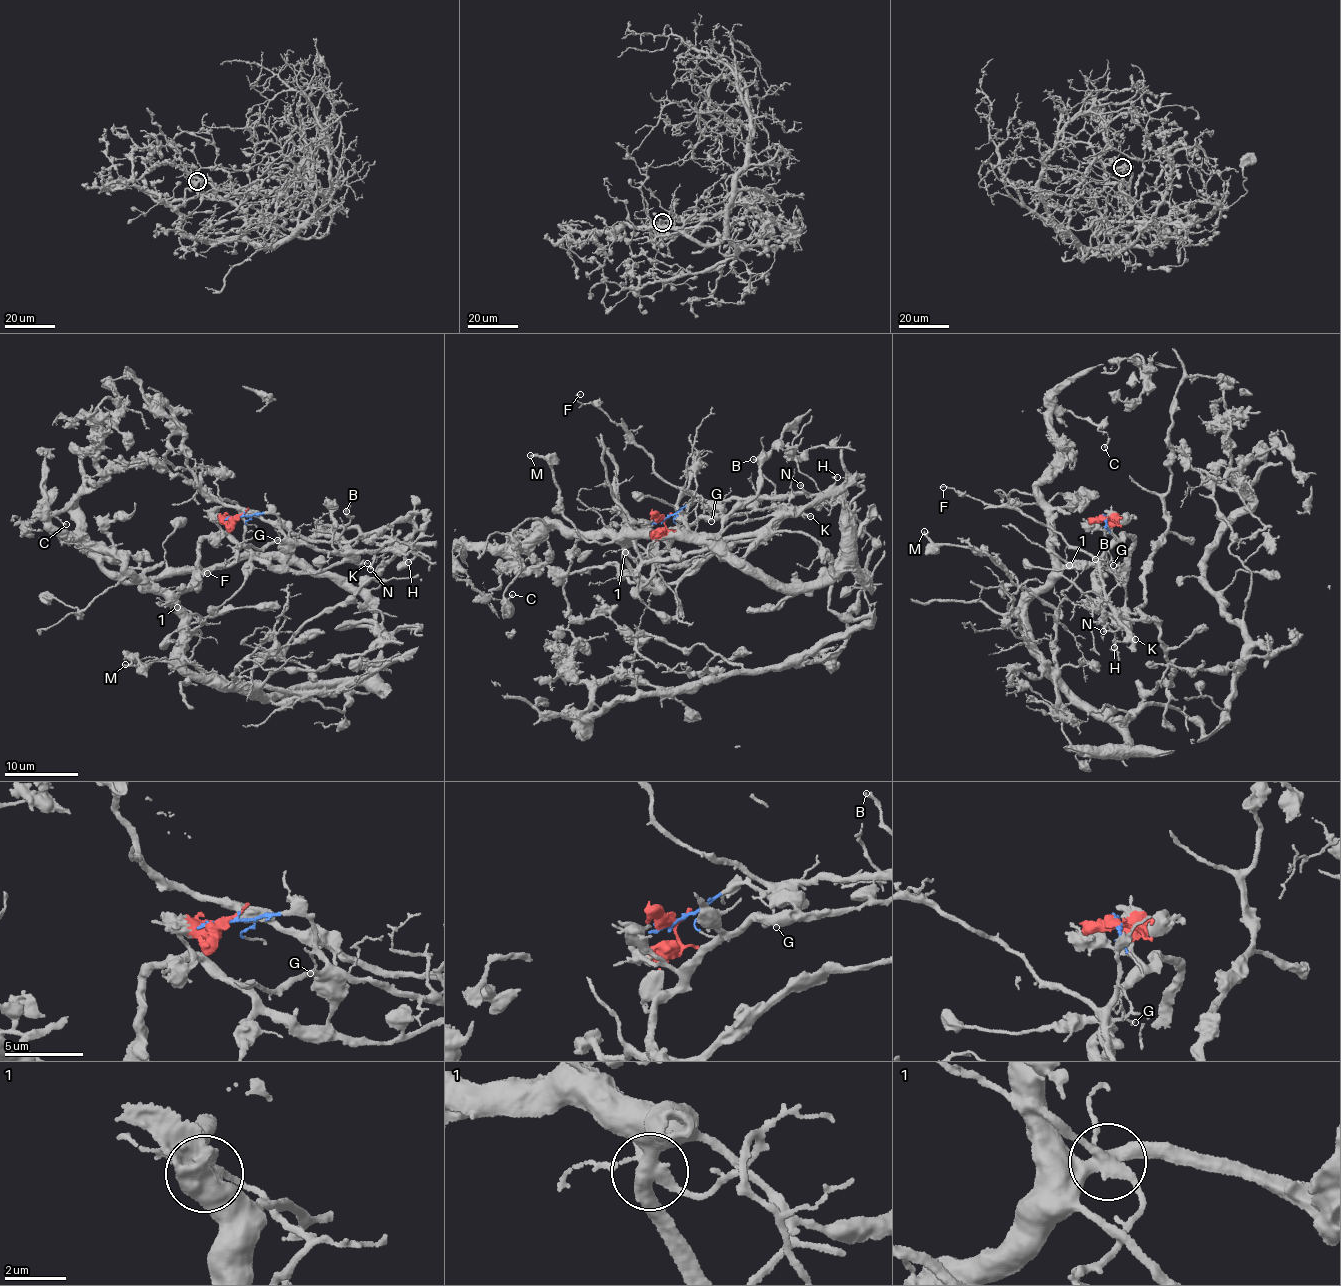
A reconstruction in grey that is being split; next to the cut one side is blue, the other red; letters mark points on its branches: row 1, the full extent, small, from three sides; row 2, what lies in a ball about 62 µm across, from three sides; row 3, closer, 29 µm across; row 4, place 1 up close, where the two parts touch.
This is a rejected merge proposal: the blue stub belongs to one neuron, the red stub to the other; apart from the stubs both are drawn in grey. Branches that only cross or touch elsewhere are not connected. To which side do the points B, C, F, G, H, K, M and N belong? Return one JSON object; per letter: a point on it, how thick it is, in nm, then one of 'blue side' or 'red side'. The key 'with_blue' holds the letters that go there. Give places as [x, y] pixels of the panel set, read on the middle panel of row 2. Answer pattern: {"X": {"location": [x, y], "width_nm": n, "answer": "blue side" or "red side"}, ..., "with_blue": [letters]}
{"B": {"location": [753, 459], "width_nm": 170, "answer": "red side"}, "C": {"location": [512, 594], "width_nm": 150, "answer": "red side"}, "F": {"location": [580, 394], "width_nm": 160, "answer": "blue side"}, "G": {"location": [711, 521], "width_nm": 160, "answer": "blue side"}, "H": {"location": [837, 477], "width_nm": 130, "answer": "blue side"}, "K": {"location": [810, 516], "width_nm": 240, "answer": "red side"}, "M": {"location": [530, 455], "width_nm": 190, "answer": "red side"}, "N": {"location": [800, 485], "width_nm": 220, "answer": "blue side"}, "with_blue": ["F", "G", "H", "N"]}

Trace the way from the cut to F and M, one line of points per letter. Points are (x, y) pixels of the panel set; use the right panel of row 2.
F: (1105, 518), (1104, 550), (1100, 557), (1067, 543), (1046, 525), (1033, 521), (1018, 510), (981, 503), (943, 487)
M: (1105, 518), (1133, 540), (1126, 568), (1062, 567), (1028, 594), (989, 557), (940, 546), (923, 531)

